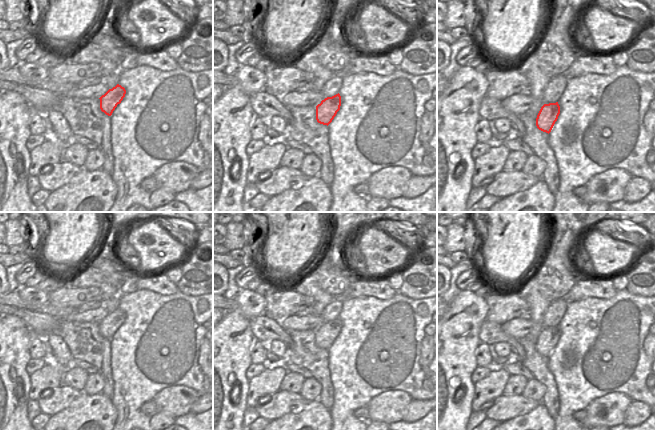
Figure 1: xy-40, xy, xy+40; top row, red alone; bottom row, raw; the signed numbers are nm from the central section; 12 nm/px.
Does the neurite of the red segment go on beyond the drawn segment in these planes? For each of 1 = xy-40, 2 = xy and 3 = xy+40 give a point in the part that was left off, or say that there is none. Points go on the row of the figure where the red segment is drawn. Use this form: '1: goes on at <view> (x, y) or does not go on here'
1: does not go on here
2: does not go on here
3: does not go on here

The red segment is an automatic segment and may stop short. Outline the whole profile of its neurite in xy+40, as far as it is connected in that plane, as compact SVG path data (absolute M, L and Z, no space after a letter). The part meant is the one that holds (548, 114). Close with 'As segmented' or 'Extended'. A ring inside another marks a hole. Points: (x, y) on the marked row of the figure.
M558 102L544 104L536 118L536 126L539 130L550 133L560 114Z. As segmented

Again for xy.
M336 94L332 97L327 97L316 106L316 120L323 125L329 125L337 112L340 110L341 96Z. As segmented

